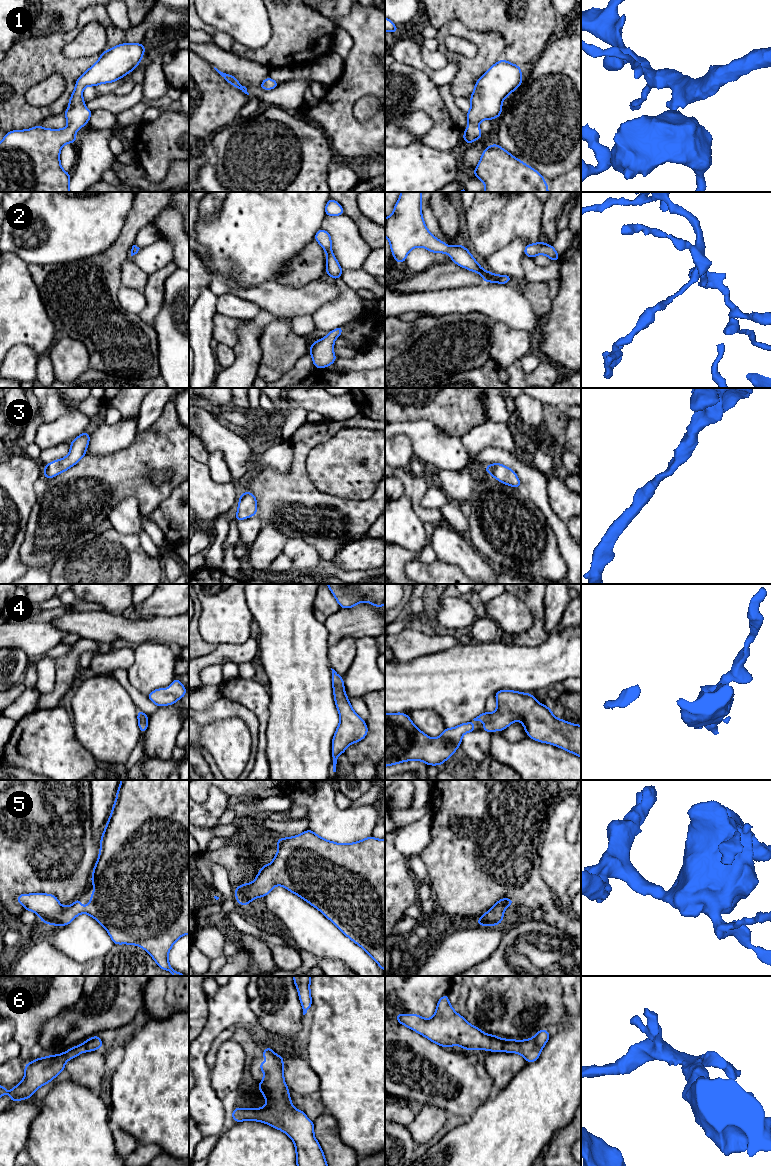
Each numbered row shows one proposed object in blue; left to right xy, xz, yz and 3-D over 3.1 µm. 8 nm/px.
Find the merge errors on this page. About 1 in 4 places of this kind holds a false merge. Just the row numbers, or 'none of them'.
none of them

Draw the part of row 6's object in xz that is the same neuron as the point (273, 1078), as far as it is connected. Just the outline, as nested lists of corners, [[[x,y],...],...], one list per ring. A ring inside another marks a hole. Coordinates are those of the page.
[[[268,1046],[261,1054],[268,1059],[267,1063],[259,1063],[264,1076],[263,1081],[258,1083],[258,1088],[266,1099],[266,1105],[264,1108],[249,1109],[236,1106],[231,1117],[235,1122],[252,1120],[266,1123],[287,1134],[295,1145],[296,1166],[328,1166],[321,1146],[314,1137],[314,1122],[308,1119],[303,1111],[295,1109],[291,1103],[291,1096],[288,1094],[290,1089],[284,1081],[284,1056],[276,1055]]]

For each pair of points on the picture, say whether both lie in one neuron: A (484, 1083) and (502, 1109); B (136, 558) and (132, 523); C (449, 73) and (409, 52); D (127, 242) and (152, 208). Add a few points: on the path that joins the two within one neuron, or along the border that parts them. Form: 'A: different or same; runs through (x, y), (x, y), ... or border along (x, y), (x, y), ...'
A: different; border along (487, 1099), (471, 1116)
B: different; border along (112, 527), (124, 534), (137, 535)
C: same; runs through (439, 73), (429, 72), (418, 62)
D: same; runs through (128, 233), (143, 216)

